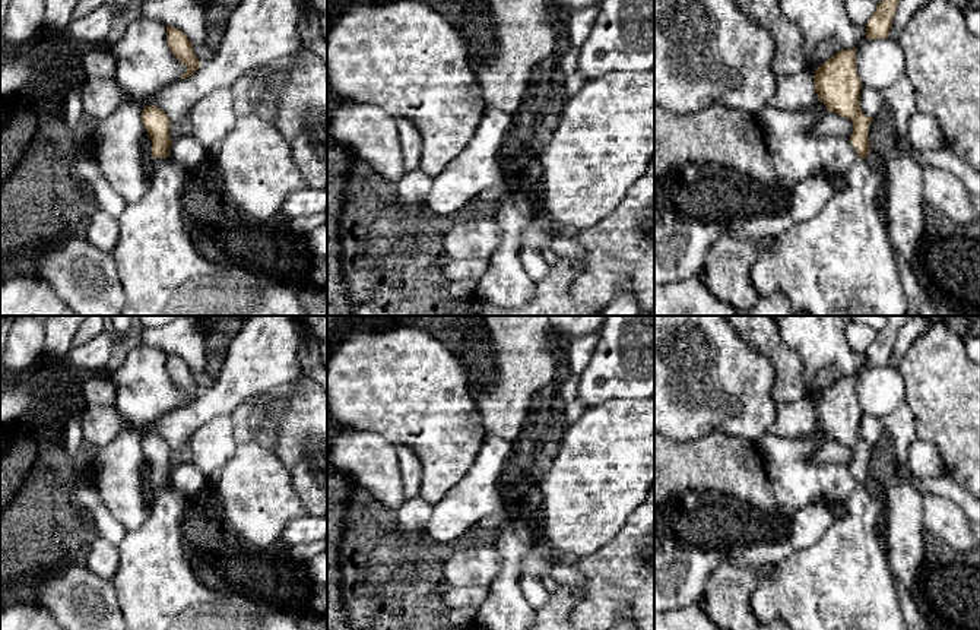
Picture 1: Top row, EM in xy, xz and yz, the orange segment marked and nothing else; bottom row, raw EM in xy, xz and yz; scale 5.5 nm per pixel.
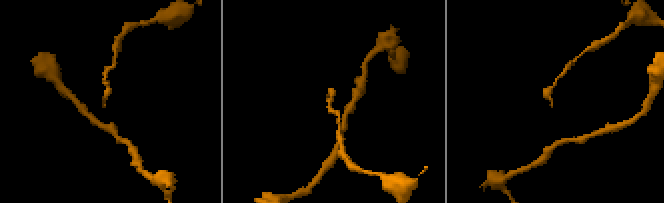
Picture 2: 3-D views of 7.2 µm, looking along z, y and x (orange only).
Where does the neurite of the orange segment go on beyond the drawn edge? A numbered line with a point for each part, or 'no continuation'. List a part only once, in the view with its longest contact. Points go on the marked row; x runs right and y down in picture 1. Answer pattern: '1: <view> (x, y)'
1: xy (161, 272)

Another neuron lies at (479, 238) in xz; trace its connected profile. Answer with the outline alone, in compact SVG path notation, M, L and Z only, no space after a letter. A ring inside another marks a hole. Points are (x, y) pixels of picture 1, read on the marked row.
M478 219L453 227L444 237L444 250L453 259L488 260L499 240L501 231L494 219Z

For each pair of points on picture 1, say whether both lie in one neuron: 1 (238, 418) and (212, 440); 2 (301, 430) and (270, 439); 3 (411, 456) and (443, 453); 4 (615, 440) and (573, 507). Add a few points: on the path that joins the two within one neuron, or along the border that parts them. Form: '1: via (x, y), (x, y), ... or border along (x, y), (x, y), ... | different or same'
1: border along (230, 415), (232, 437), (237, 445) | different
2: border along (285, 404), (278, 421), (278, 442), (272, 450) | different
3: border along (397, 445), (416, 455), (421, 490) | different
4: via (612, 456), (587, 491) | same

